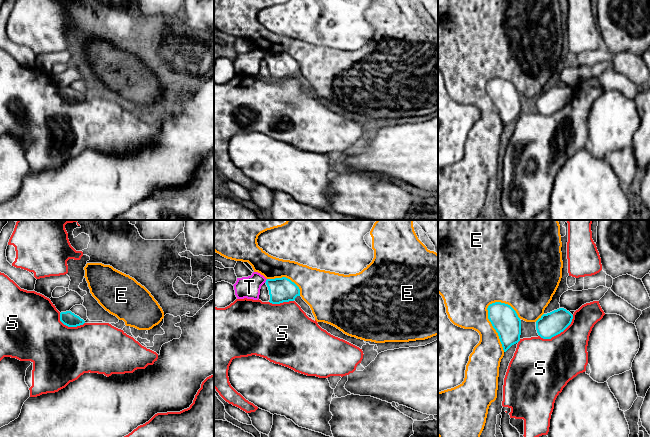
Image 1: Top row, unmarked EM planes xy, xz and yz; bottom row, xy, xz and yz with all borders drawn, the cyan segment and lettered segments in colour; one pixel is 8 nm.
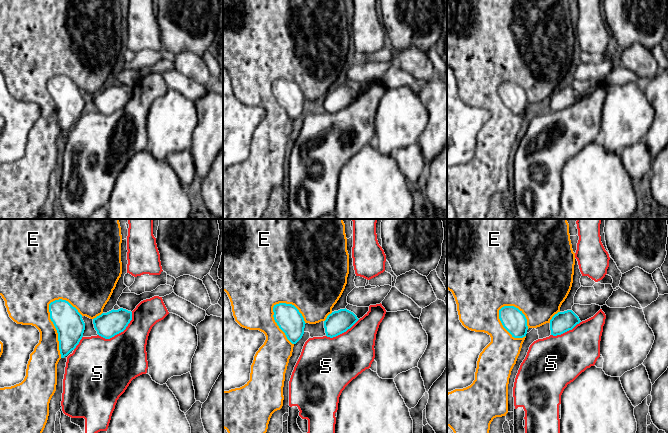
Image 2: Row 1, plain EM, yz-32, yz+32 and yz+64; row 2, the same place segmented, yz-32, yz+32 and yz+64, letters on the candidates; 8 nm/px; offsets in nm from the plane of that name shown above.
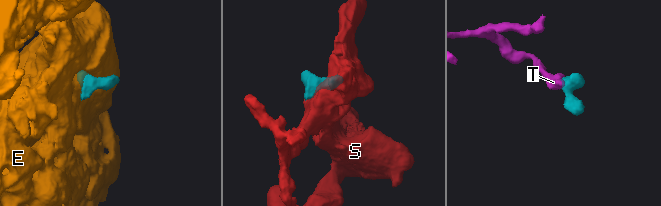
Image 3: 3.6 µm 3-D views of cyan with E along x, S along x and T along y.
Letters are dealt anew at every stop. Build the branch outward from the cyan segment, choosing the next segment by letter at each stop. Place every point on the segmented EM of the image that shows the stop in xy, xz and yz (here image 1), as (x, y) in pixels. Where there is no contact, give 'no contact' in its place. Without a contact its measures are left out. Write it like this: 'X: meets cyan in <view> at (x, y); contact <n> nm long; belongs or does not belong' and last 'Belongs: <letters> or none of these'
E: meets cyan in yz at (492, 325); contact 420 nm long; does not belong
S: meets cyan in yz at (558, 333); contact 320 nm long; belongs
T: meets cyan in xz at (266, 281); contact 40 nm long; does not belong
Belongs: S

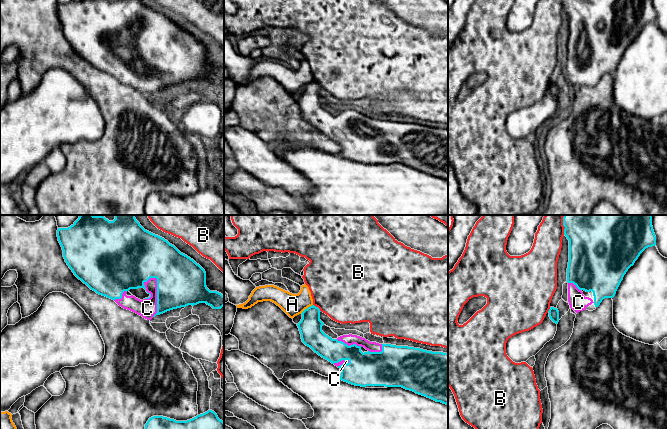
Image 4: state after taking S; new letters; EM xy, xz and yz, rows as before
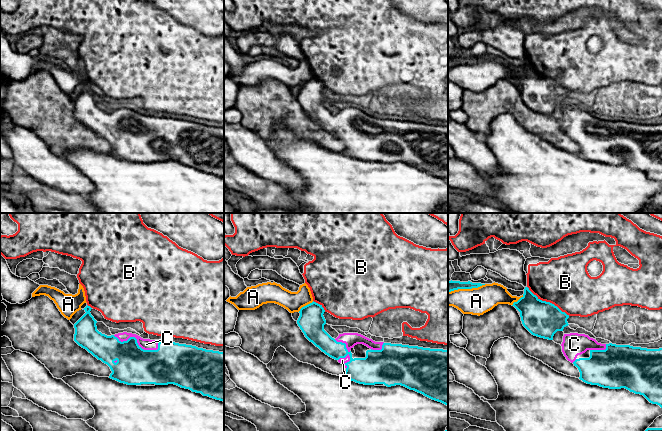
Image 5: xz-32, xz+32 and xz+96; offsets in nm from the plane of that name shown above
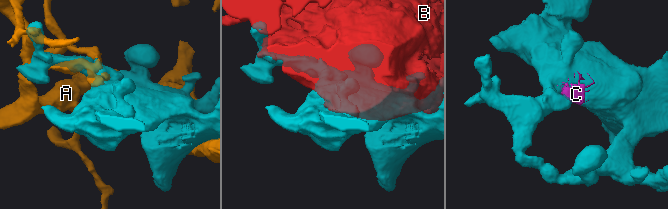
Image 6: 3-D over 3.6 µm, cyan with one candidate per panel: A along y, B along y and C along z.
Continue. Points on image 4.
A: meets cyan in xz at (307, 308); contact 130 nm long; does not belong
B: meets cyan in xz at (317, 307); contact 90 nm long; does not belong
C: meets cyan in xy at (157, 295); contact 320 nm long; belongs
Belongs: C

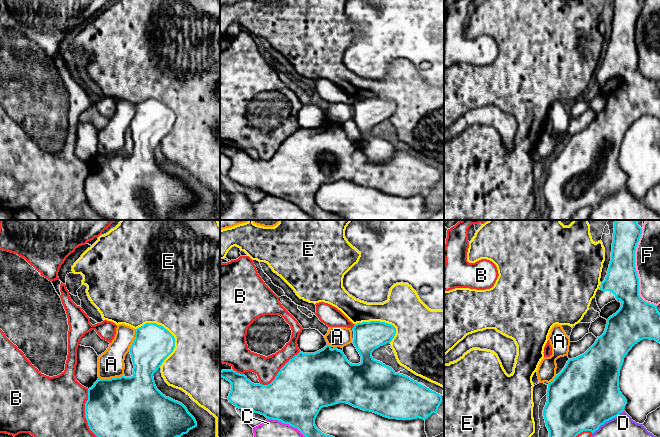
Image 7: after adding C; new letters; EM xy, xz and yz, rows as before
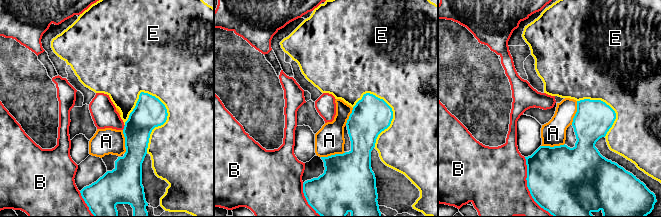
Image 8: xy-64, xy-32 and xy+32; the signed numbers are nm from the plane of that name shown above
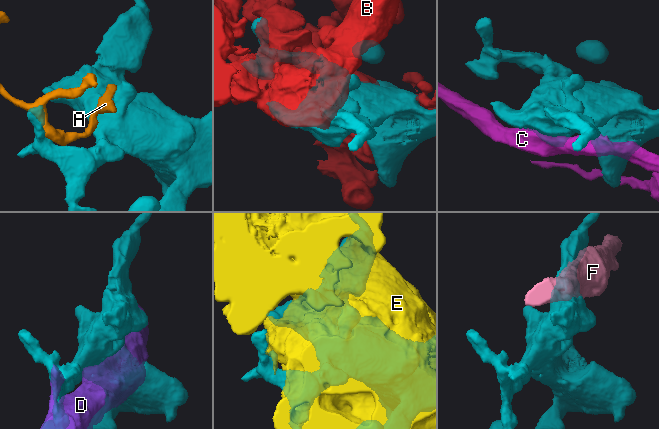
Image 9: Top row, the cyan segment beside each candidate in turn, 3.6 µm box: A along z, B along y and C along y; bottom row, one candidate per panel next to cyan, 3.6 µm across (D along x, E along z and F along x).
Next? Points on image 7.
A: meets cyan in xy at (111, 378); contact 200 nm long; does not belong
B: meets cyan in xy at (85, 413); contact 400 nm long; does not belong
C: meets cyan in xz at (287, 423); contact 360 nm long; does not belong
D: meets cyan in yz at (607, 420); contact 320 nm long; does not belong
E: meets cyan in xy at (174, 338); contact 380 nm long; does not belong
F: meets cyan in yz at (635, 270); contact 650 nm long; does not belong
Belongs: none of these

